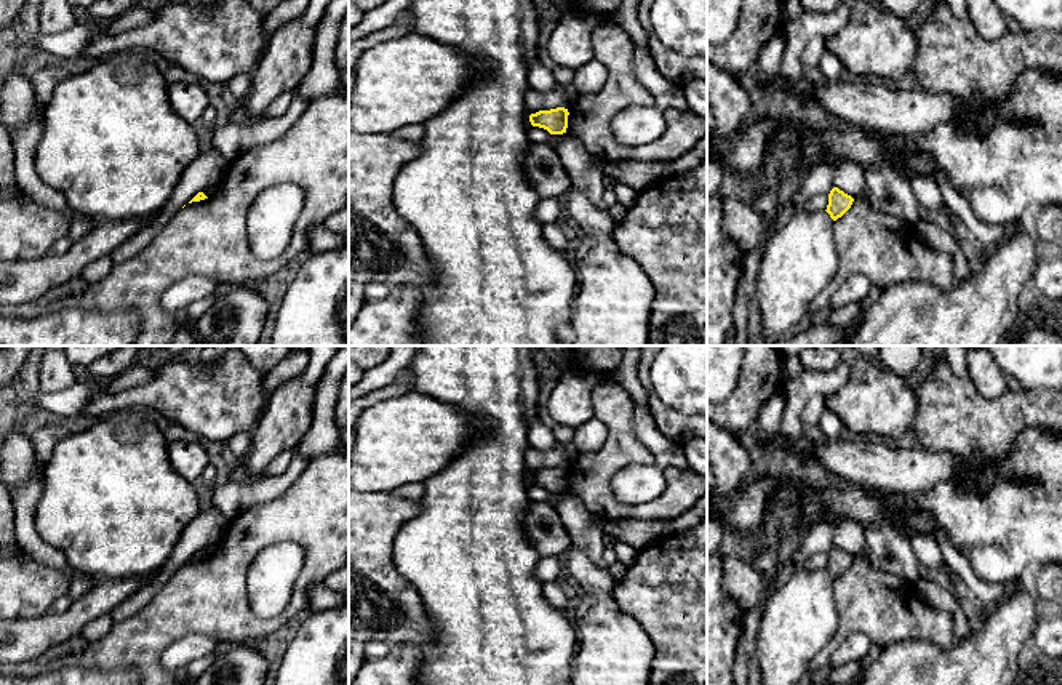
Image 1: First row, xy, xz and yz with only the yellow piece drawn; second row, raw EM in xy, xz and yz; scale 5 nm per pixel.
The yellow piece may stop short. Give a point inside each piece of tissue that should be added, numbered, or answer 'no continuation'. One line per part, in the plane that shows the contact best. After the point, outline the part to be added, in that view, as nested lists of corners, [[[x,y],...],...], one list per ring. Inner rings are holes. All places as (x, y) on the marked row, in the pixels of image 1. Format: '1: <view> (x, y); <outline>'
no continuation

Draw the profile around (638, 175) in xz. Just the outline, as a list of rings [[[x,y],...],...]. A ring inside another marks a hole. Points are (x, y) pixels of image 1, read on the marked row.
[[[606,162],[601,166],[608,182],[621,182],[635,190],[645,190],[651,182],[661,179],[670,162]]]

